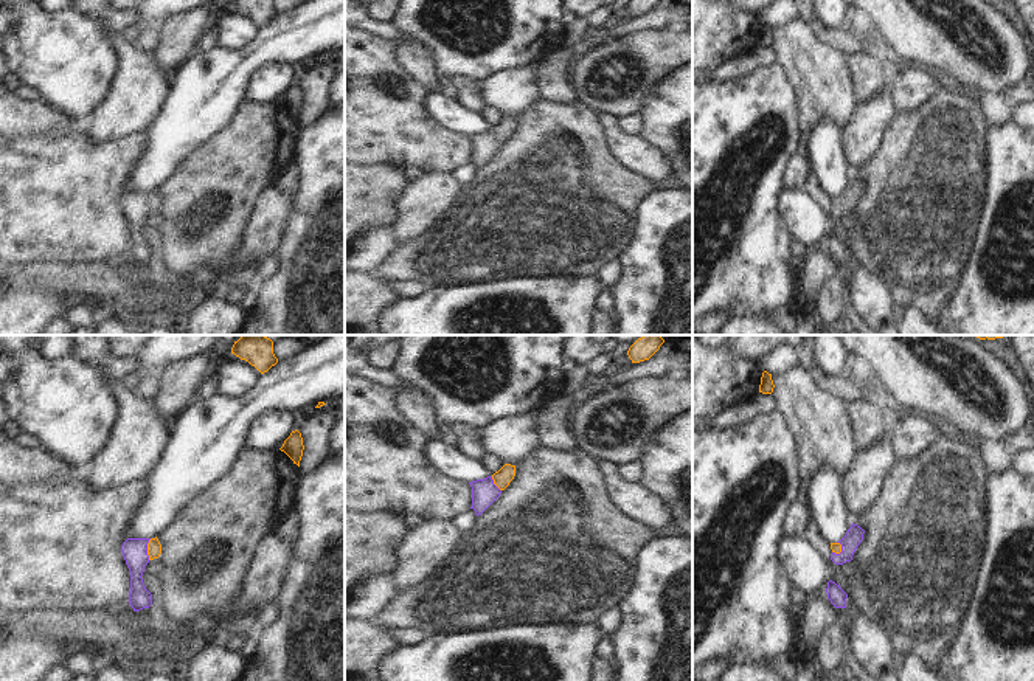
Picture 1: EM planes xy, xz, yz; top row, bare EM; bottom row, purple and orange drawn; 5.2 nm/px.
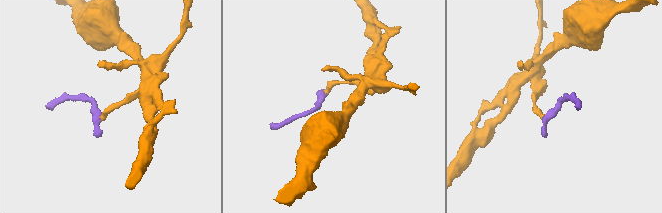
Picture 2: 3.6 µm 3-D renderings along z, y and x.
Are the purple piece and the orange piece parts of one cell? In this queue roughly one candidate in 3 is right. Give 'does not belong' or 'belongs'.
belongs

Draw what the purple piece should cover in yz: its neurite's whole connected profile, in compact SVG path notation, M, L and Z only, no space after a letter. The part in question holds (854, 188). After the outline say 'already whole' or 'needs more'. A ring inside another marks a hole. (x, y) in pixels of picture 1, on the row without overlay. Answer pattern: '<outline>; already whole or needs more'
M852 175L846 188L840 194L831 195L831 202L832 202L831 213L835 217L843 217L846 214L851 214L857 199L863 192L863 186L865 183Z; needs more

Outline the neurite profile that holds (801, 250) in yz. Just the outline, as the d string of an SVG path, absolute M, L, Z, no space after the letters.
M821 236L810 245L804 245L801 242L793 240L793 254L798 254L800 258L806 259L810 250L817 250L817 251L826 250L826 240L828 240L828 236Z

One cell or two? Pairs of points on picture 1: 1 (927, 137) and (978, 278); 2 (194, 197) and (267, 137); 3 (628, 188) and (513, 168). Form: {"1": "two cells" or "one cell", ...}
{"1": "two cells", "2": "one cell", "3": "one cell"}

